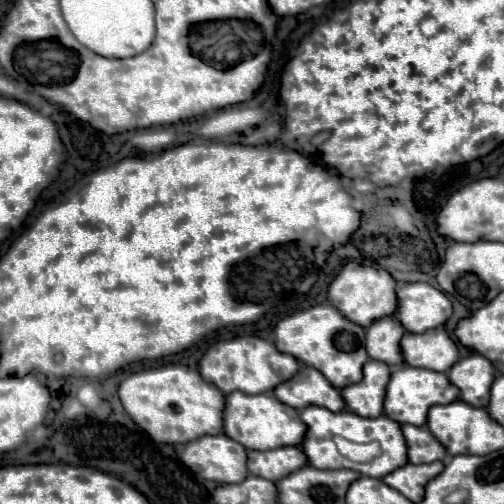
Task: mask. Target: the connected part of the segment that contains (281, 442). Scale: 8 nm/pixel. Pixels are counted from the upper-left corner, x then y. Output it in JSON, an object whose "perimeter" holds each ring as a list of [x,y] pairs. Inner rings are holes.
{"perimeter":[[[232,392],[226,396],[224,434],[248,450],[272,450],[282,446],[298,446],[306,436],[306,424],[300,420],[298,410],[282,404],[272,394],[252,396],[244,392]]]}

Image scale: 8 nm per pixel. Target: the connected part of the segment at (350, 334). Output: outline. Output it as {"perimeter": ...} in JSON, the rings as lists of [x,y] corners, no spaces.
{"perimeter":[[[320,304],[310,310],[294,312],[276,324],[276,346],[280,352],[320,370],[334,388],[346,388],[362,380],[362,366],[368,360],[364,352],[364,328],[344,318],[334,306]]]}

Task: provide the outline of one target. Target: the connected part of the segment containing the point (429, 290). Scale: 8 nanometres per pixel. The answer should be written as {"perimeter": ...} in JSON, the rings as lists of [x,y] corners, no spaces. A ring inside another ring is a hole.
{"perimeter":[[[414,282],[398,286],[398,310],[394,318],[402,322],[408,332],[426,332],[442,326],[452,316],[452,302],[438,288]]]}

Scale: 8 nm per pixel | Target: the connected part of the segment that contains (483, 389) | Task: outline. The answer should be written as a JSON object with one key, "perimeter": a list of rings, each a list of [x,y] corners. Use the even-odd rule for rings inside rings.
{"perimeter":[[[472,354],[456,362],[450,368],[448,378],[460,388],[464,402],[478,408],[486,408],[490,400],[490,386],[496,378],[496,368],[486,356]]]}

